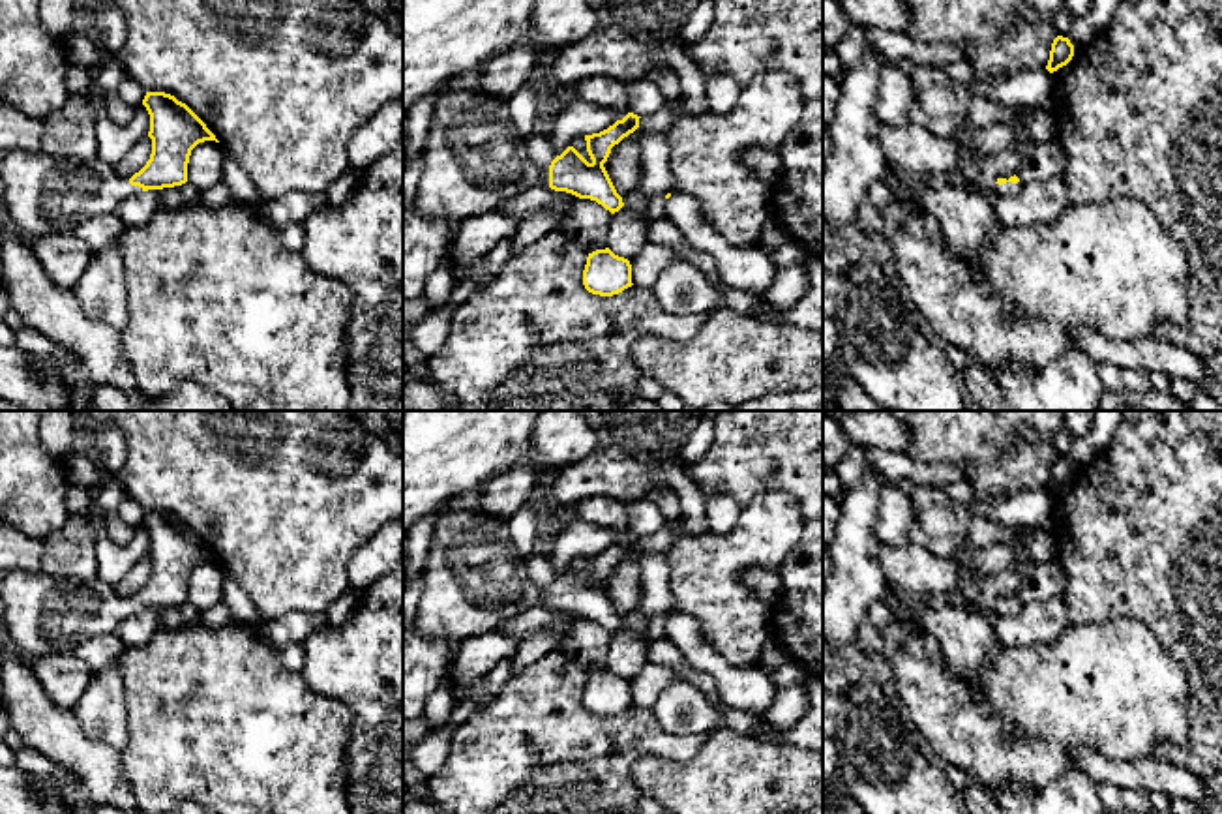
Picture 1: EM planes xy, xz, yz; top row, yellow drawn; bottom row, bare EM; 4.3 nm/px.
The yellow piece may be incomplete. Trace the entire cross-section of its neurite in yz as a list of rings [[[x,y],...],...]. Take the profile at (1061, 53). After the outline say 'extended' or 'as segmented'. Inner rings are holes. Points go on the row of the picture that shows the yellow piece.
[[[1057,36],[1051,43],[1050,60],[1046,69],[1050,73],[1057,71],[1059,68],[1066,66],[1074,56],[1074,45],[1068,38]]] | as segmented

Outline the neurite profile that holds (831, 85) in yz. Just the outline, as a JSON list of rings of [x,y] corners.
[[[823,75],[823,126],[828,129],[840,98],[840,79]]]

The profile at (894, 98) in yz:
[[[896,64],[885,66],[873,103],[873,111],[881,124],[888,128],[905,126],[913,103],[915,88],[909,73],[903,73]]]

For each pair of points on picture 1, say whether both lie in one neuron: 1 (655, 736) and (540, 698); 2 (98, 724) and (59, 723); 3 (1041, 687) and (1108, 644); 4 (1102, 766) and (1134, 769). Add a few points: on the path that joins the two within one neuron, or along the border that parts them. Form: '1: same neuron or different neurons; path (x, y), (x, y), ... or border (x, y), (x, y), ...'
1: same neuron; path (626, 736), (587, 732), (568, 713)
2: different neurons; border (72, 711), (87, 734), (117, 751)
3: same neuron; path (1058, 687), (1071, 681), (1091, 661)
4: same neuron; path (1110, 769), (1127, 769)

